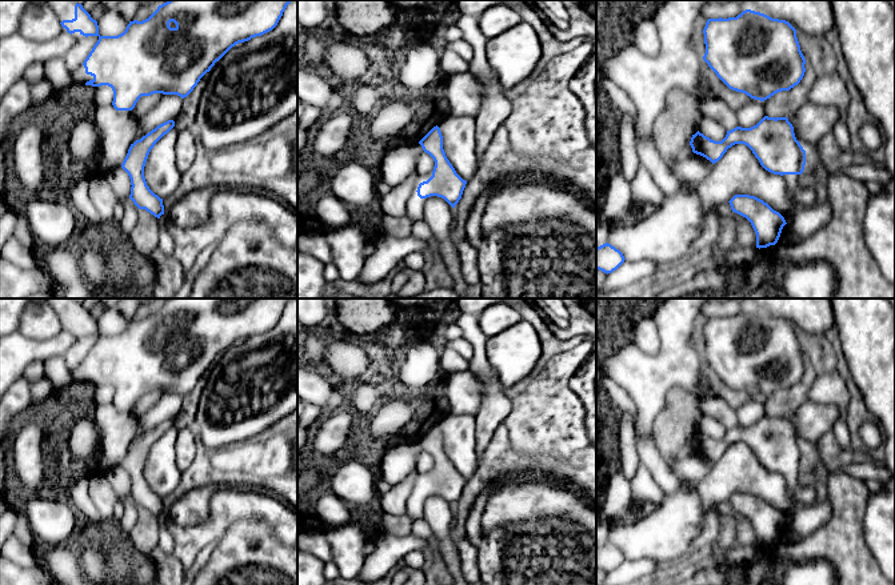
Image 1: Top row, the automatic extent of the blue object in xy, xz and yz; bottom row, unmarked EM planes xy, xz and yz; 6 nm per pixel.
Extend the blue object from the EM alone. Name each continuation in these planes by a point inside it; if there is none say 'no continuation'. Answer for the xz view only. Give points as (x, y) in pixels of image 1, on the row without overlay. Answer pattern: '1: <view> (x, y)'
1: xz (415, 504)

